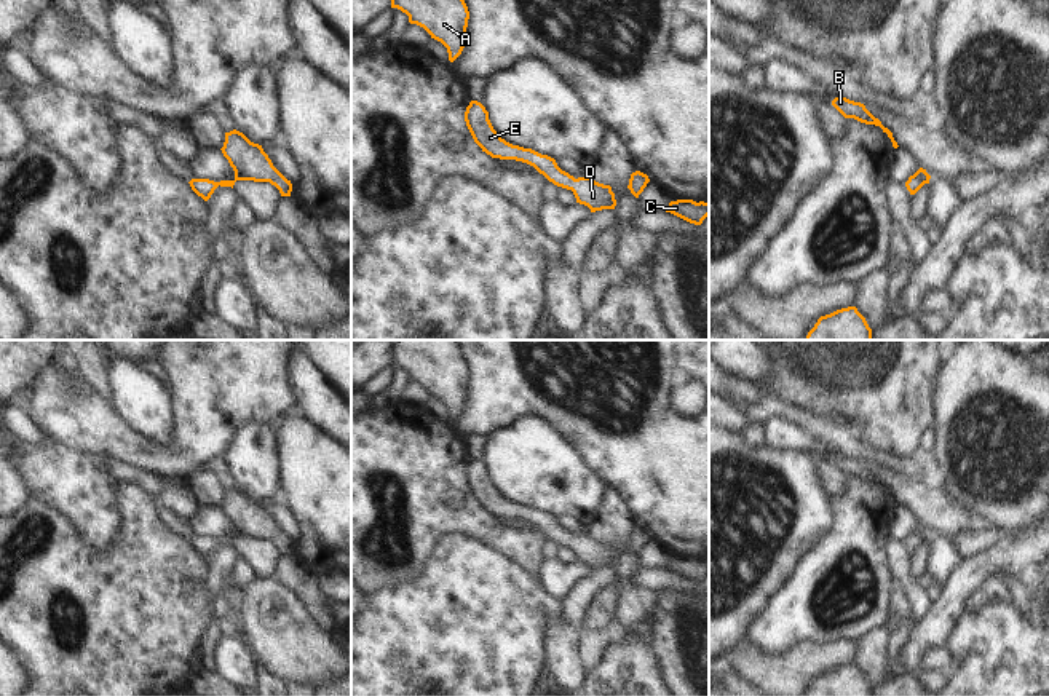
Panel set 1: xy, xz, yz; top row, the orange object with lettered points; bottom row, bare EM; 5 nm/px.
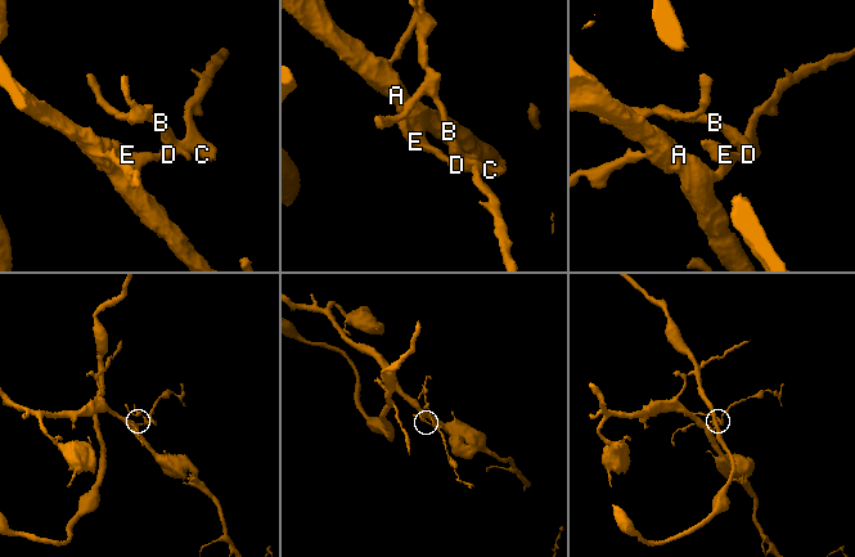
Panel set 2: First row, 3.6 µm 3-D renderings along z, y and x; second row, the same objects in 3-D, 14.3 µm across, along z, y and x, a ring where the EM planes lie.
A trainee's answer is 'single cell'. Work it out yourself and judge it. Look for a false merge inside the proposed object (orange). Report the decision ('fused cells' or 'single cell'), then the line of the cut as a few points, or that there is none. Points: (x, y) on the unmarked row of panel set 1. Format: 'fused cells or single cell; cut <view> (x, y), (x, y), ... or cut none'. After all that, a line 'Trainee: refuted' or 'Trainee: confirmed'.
single cell; cut none
Trainee: confirmed

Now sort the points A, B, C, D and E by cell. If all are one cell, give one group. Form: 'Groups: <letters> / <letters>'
Groups: A B C D E.

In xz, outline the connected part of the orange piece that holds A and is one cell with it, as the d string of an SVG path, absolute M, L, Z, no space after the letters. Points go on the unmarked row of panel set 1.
M390 340L390 358L447 405L450 420L461 412L469 369L453 340Z

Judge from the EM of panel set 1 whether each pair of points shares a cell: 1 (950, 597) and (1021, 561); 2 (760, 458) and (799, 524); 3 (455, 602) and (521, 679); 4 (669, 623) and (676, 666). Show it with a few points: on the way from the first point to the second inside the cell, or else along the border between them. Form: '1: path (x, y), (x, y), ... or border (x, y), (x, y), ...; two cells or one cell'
1: path (968, 580), (982, 565), (1003, 561); one cell
2: path (759, 474), (759, 484), (783, 508); one cell
3: path (471, 621), (471, 629), (502, 660); one cell
4: path (676, 634), (676, 655); one cell

